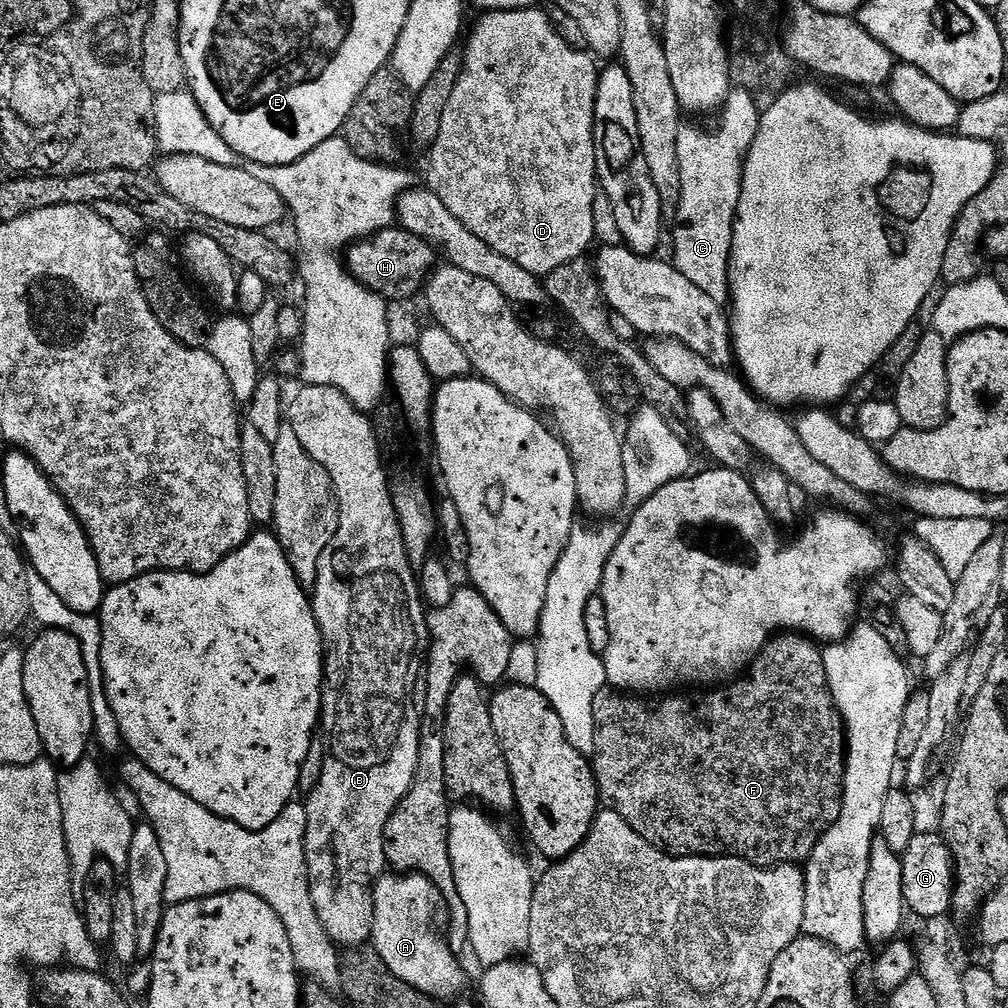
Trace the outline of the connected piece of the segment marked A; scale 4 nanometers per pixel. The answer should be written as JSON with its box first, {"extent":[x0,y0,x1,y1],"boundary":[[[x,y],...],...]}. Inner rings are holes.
{"extent":[370,870,464,998],"boundary":[[[392,870],[381,875],[372,885],[374,922],[370,944],[390,971],[411,988],[437,997],[456,998],[464,988],[464,972],[456,961],[459,960],[457,953],[453,952],[441,933],[440,936],[436,933],[436,928],[432,925],[432,915],[436,912],[436,904],[438,905],[437,896],[436,888],[418,872],[401,874]]]}

